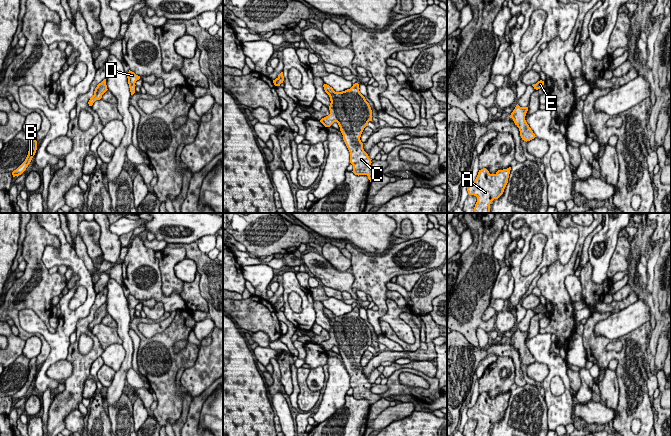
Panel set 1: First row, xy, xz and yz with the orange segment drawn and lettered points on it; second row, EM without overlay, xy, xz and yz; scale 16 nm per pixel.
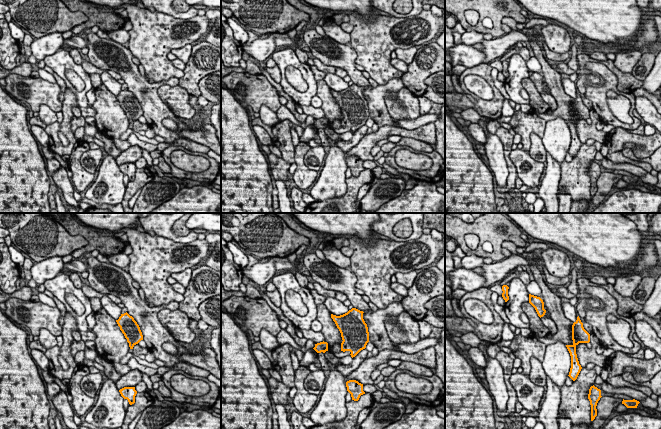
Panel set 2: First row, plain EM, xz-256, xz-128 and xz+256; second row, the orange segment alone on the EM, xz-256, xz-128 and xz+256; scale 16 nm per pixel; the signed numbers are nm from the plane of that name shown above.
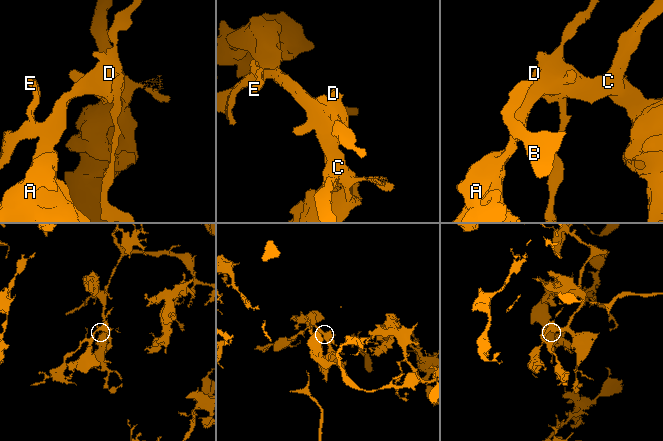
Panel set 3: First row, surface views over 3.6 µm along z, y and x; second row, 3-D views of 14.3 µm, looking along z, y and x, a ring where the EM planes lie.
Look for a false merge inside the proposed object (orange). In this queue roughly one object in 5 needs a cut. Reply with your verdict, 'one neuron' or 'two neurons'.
one neuron

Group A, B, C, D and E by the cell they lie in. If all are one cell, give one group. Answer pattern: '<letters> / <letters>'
A B C D E

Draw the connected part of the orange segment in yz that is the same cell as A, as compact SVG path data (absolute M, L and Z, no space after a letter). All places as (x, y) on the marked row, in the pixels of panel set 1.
M511 167L490 174L486 168L479 170L475 181L468 185L469 195L477 197L474 213L491 213L490 204L504 192Z

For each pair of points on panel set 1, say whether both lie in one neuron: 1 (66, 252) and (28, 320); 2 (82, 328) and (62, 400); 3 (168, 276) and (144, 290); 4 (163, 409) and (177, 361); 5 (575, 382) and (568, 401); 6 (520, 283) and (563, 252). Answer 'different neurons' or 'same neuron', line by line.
1: same neuron
2: same neuron
3: different neurons
4: same neuron
5: different neurons
6: same neuron

